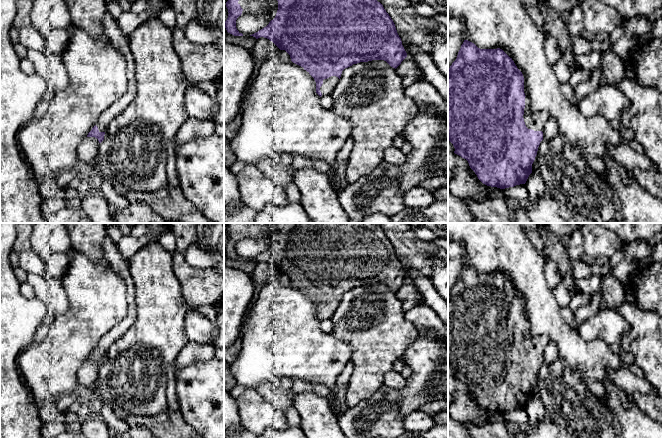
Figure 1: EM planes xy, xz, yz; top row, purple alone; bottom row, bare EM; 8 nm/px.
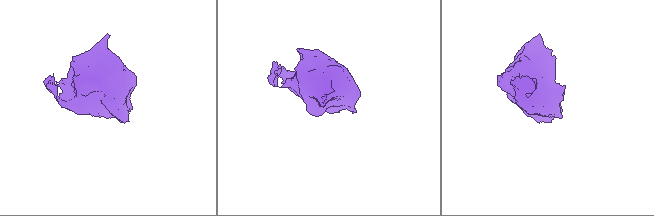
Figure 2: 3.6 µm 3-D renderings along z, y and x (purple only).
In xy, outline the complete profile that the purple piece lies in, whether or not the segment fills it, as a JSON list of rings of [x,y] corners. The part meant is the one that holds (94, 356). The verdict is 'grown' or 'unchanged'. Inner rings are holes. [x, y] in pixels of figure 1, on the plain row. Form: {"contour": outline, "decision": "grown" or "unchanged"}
{"contour": [[[106,235],[104,239],[102,247],[104,250],[104,258],[111,263],[126,282],[127,315],[118,325],[114,326],[101,338],[96,349],[88,357],[87,361],[97,362],[99,367],[107,361],[108,351],[111,345],[126,333],[136,320],[137,316],[135,285],[129,273],[129,260],[121,254],[120,250],[116,246],[116,242],[113,242],[108,235]]], "decision": "grown"}

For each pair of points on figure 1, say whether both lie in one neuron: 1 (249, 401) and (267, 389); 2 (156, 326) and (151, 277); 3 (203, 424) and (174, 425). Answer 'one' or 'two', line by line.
1: two
2: one
3: two

